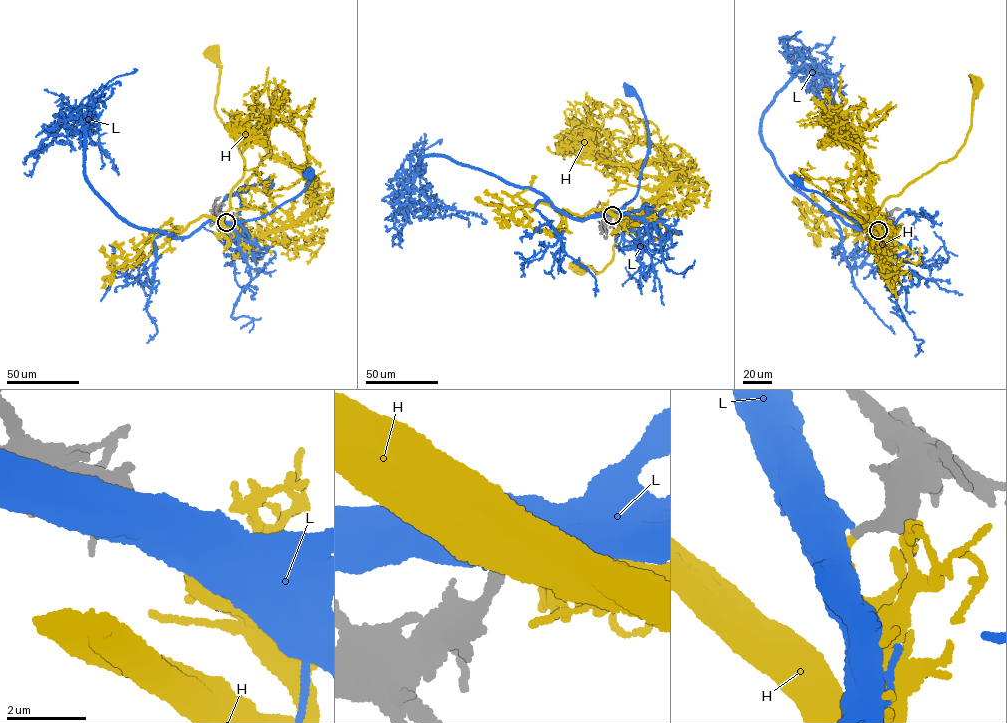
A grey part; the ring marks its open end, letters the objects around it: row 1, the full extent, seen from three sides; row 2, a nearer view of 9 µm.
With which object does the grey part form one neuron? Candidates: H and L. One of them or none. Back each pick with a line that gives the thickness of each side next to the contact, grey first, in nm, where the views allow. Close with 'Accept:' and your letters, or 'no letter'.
H: Thickness 320 nm (grey) against 280 nm
Accept: H

